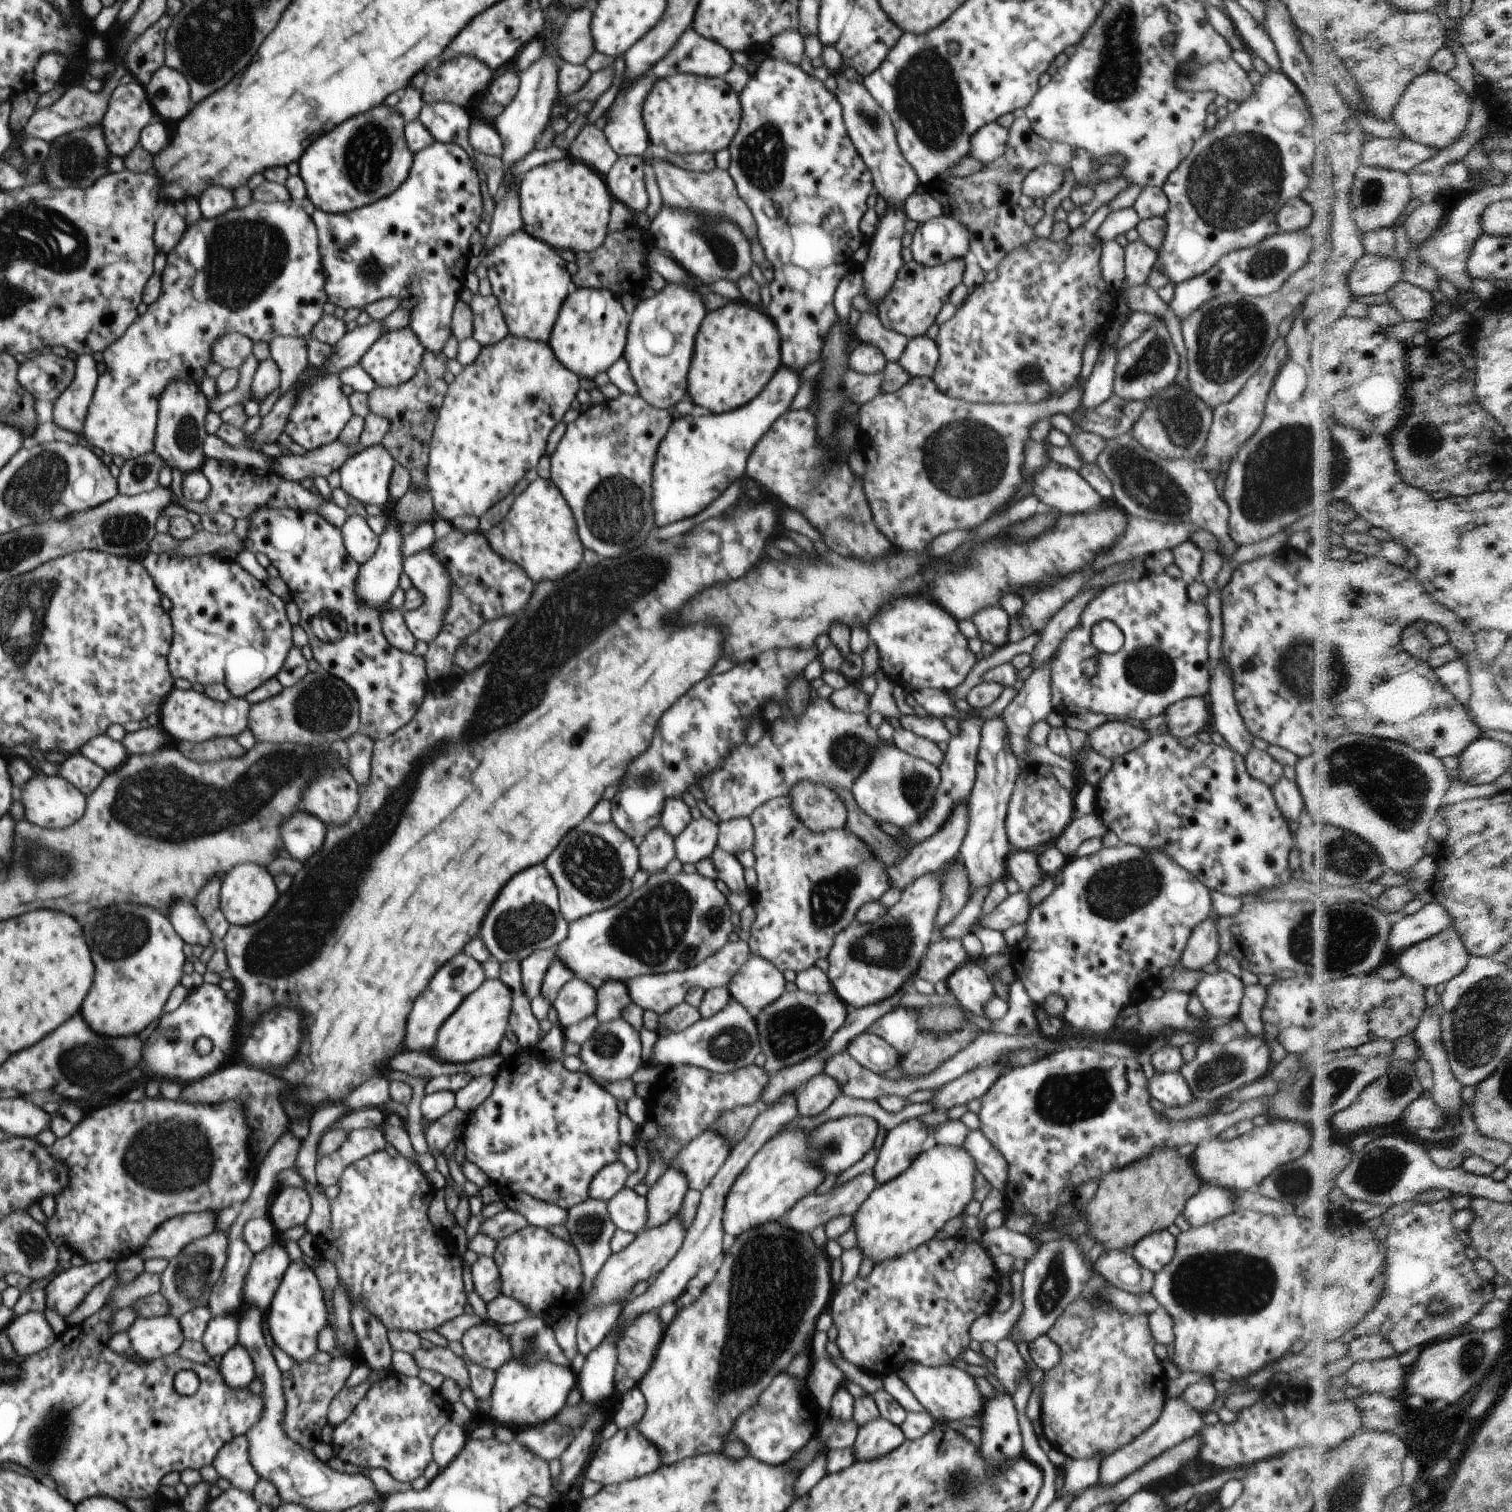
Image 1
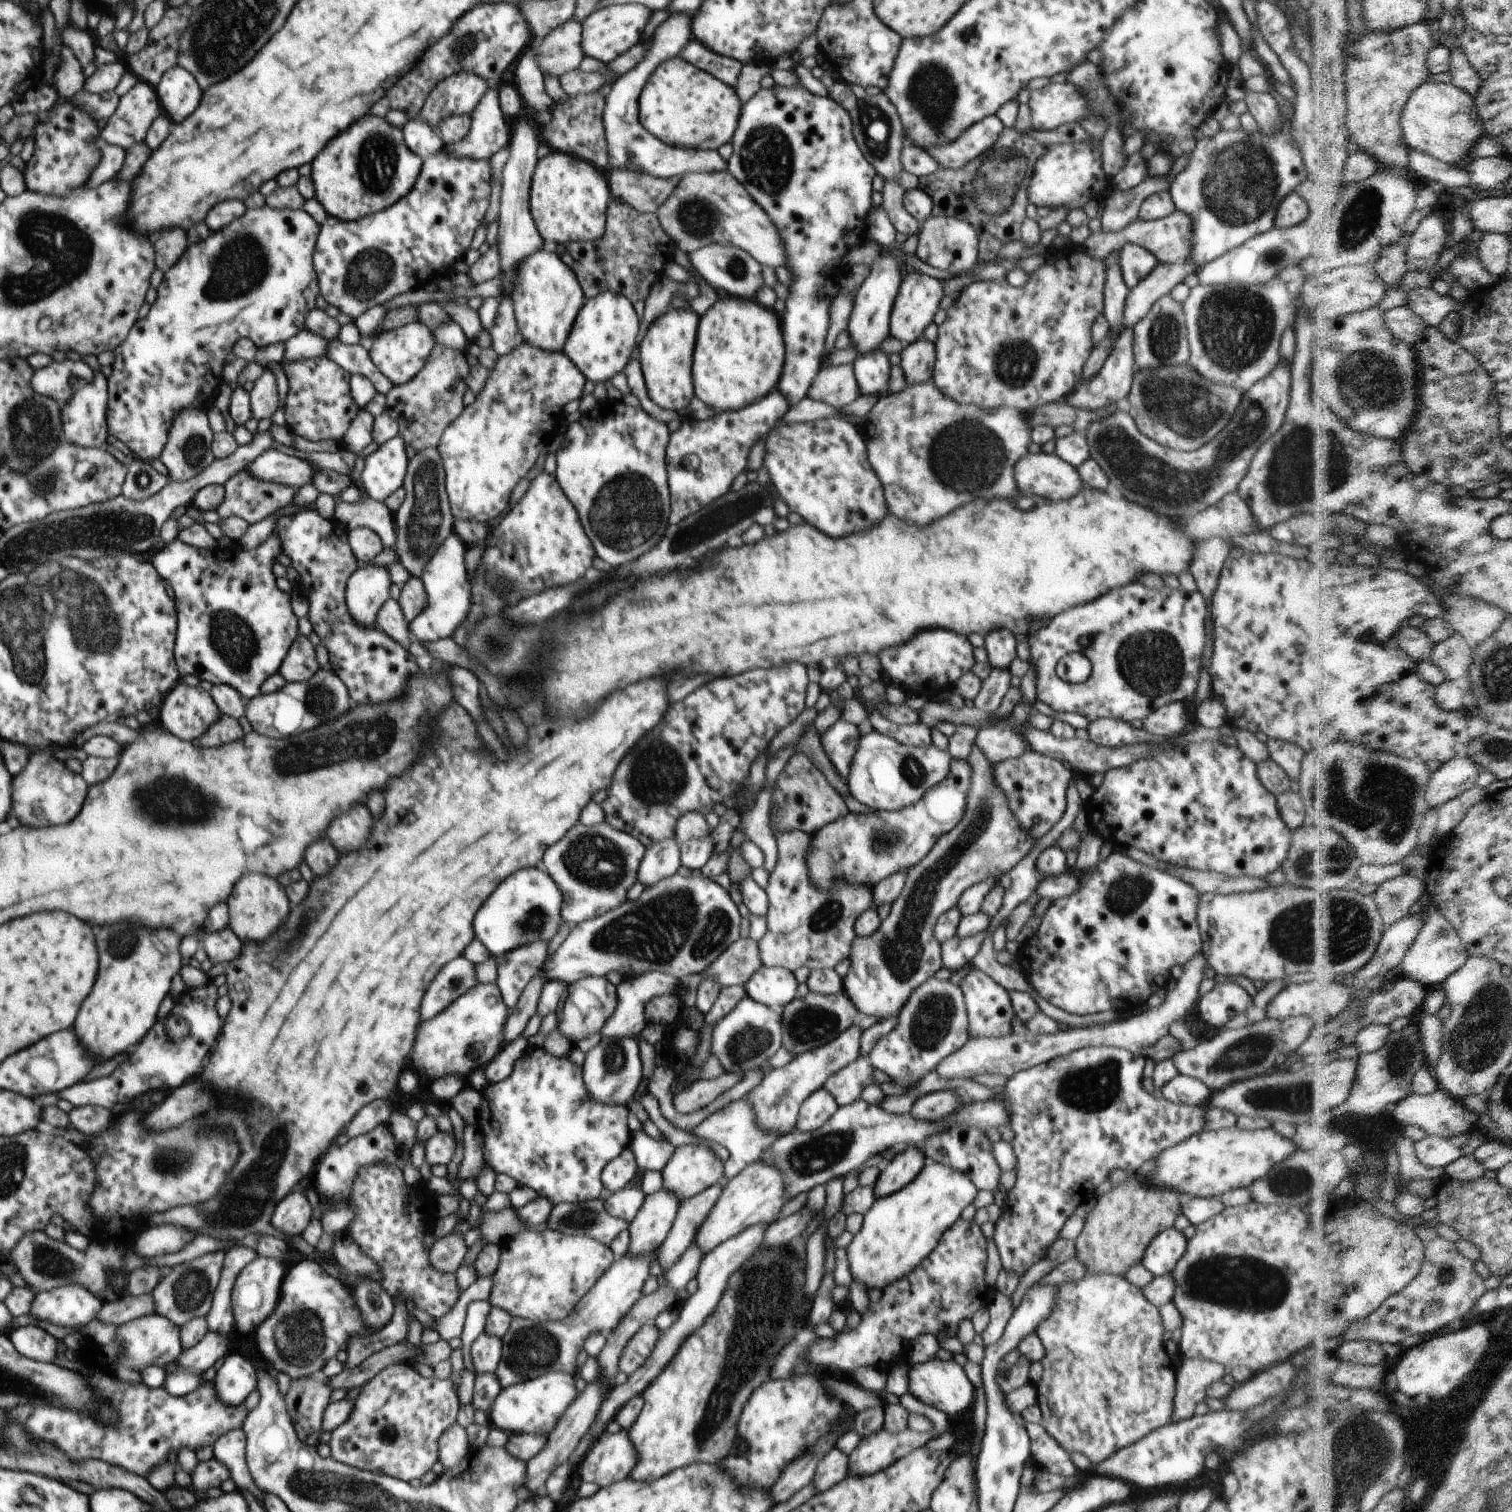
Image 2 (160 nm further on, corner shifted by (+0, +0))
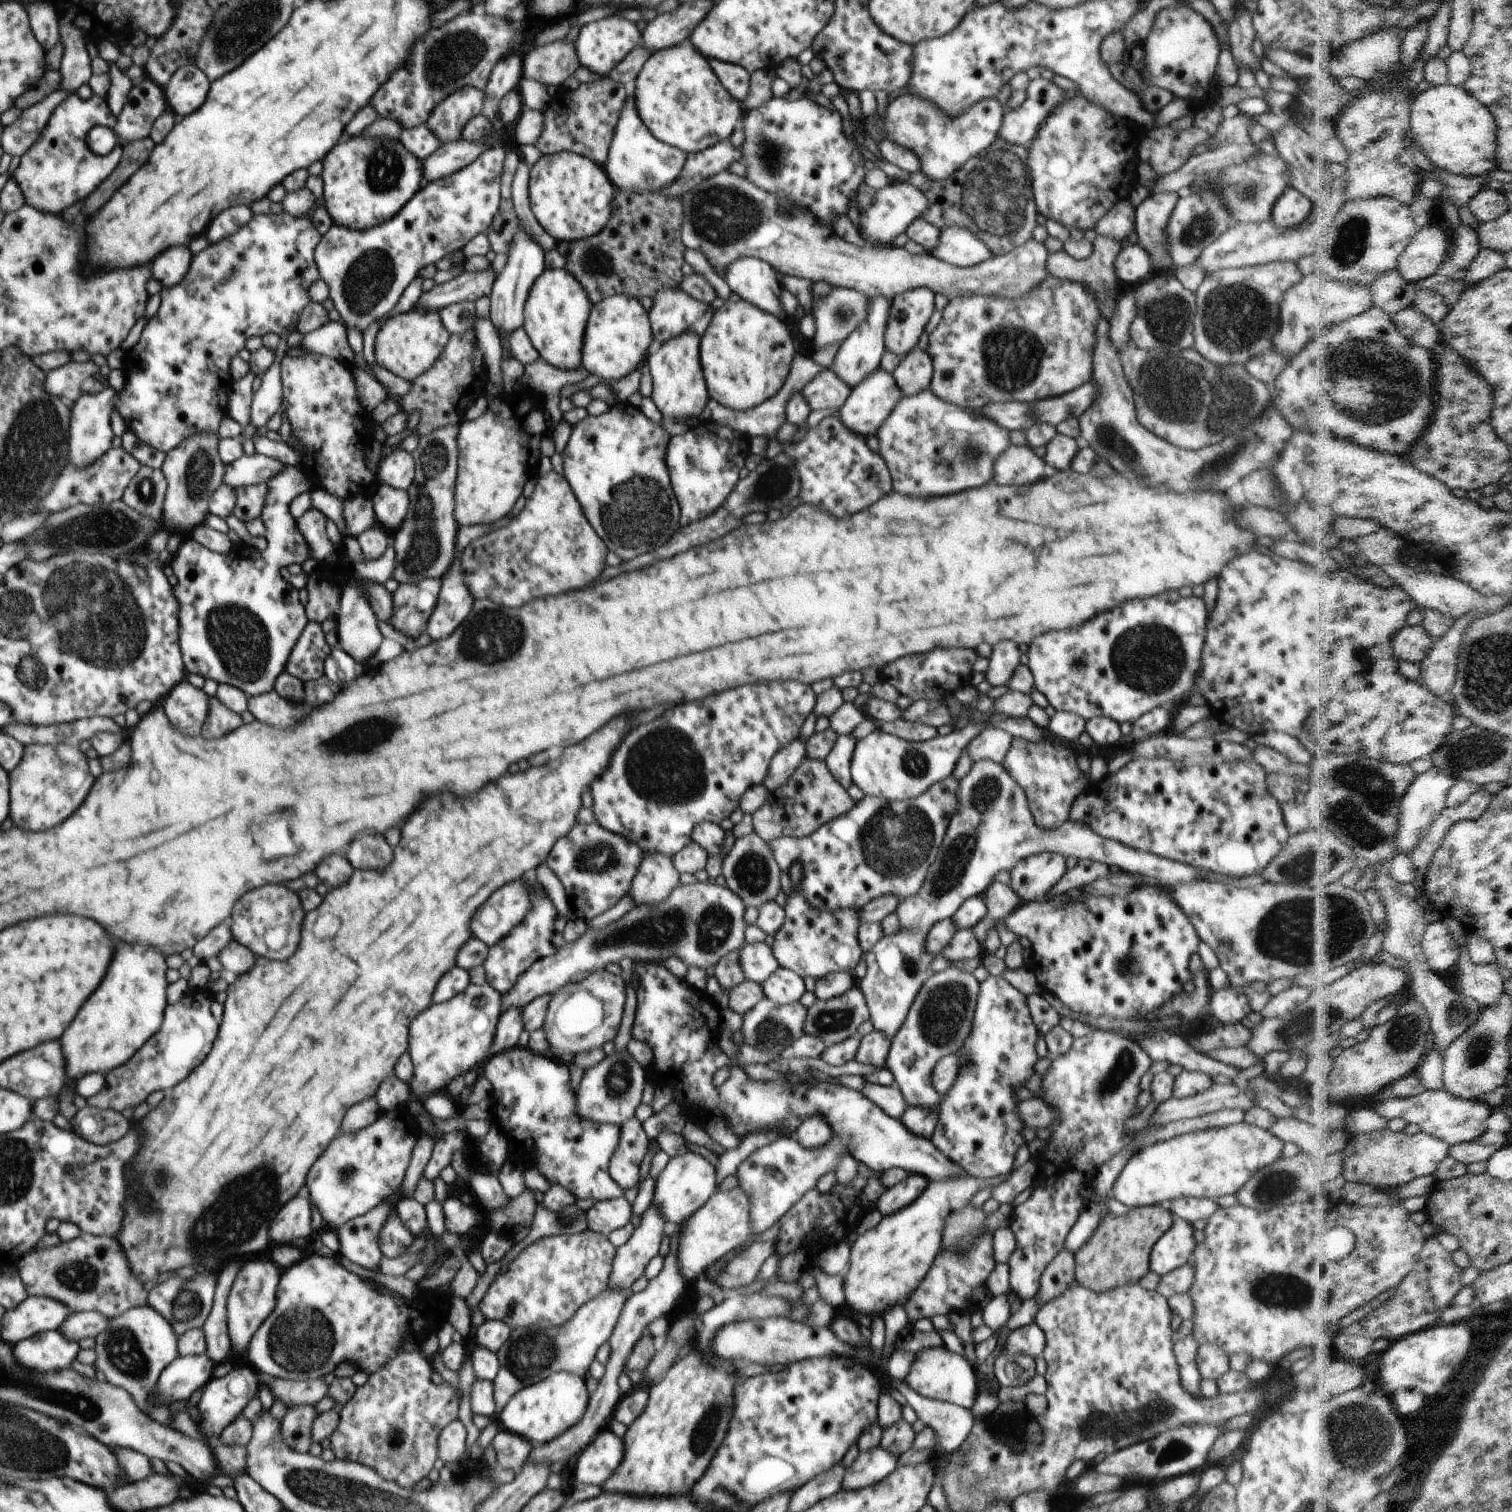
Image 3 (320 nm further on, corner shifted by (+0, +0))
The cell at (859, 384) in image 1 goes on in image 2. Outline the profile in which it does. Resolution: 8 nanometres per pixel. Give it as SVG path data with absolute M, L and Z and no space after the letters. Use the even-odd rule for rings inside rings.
M852 364L823 367L810 386L809 398L843 408L860 396Z

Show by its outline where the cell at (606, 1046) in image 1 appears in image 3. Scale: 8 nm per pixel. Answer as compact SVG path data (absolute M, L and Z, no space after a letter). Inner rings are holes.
M627 1050L606 1053L602 1062L598 1062L596 1066L588 1068L583 1073L576 1092L576 1112L580 1114L580 1118L592 1122L616 1124L622 1127L626 1120L635 1116L649 1076L650 1074L640 1065L640 1062L634 1060Z

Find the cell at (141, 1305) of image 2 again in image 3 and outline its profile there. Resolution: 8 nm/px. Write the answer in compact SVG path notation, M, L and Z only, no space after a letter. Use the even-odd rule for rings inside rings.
M96 1310L74 1312L57 1330L64 1334L68 1340L78 1343L78 1340L82 1338L97 1337L108 1328L108 1322L110 1322L110 1318Z

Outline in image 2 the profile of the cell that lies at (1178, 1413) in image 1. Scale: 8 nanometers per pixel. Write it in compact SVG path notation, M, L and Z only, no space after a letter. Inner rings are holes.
M1190 1358L1182 1363L1181 1368L1175 1372L1172 1424L1192 1417L1196 1405L1205 1400L1208 1386L1220 1381L1228 1372L1222 1364L1206 1358Z

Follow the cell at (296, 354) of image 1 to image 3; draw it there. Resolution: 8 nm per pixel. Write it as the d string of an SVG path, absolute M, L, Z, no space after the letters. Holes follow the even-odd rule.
M329 321L321 328L304 334L301 346L306 353L320 354L347 365L354 363L354 353L346 338L346 327L340 321Z

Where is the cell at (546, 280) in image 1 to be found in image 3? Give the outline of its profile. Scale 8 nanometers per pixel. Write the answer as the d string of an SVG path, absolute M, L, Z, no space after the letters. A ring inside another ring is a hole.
M565 268L545 269L530 288L524 304L523 330L548 364L563 371L582 367L582 342L593 304L582 284Z

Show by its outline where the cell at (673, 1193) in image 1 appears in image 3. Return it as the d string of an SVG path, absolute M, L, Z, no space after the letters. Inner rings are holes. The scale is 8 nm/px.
M654 1202L640 1216L641 1222L626 1244L617 1248L612 1264L609 1286L630 1290L652 1258L659 1254L664 1240L666 1220Z

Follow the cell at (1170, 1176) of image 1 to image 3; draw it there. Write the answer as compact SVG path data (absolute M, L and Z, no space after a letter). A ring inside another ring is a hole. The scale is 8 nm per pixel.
M1166 1205L1136 1206L1124 1216L1108 1212L1086 1245L1074 1254L1075 1282L1093 1291L1104 1290L1114 1284L1137 1284L1150 1271L1154 1244L1173 1226L1174 1221L1175 1217Z

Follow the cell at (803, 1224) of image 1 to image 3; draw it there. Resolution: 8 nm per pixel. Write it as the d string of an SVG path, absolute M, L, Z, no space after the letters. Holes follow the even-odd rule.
M754 1242L738 1258L733 1258L718 1276L718 1287L740 1288L750 1285L758 1275L762 1264L777 1252L773 1242Z

